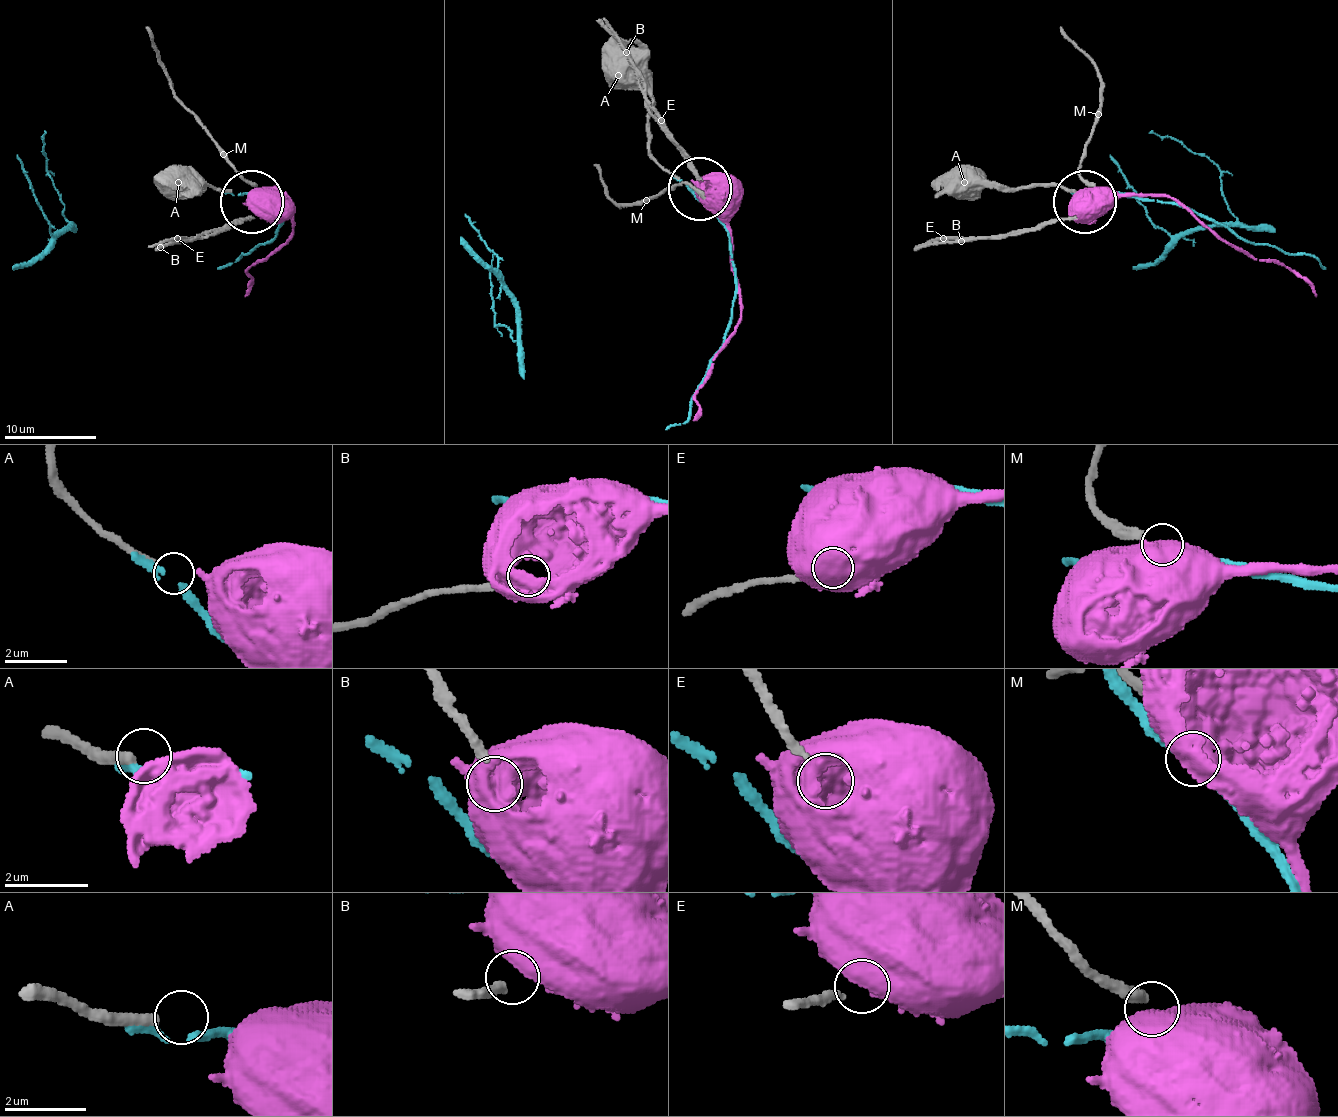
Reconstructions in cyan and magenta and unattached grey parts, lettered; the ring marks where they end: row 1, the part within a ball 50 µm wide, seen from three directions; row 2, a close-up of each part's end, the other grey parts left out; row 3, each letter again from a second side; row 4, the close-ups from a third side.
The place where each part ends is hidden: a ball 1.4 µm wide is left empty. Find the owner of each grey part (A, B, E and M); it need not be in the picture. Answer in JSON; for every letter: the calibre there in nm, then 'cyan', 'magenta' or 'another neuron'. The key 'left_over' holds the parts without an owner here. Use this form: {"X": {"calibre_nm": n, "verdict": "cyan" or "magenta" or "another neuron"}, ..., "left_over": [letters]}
{"A": {"calibre_nm": 240, "verdict": "another neuron"}, "B": {"calibre_nm": 200, "verdict": "another neuron"}, "E": {"calibre_nm": 200, "verdict": "another neuron"}, "M": {"calibre_nm": 320, "verdict": "another neuron"}, "left_over": ["A", "B", "E", "M"]}

